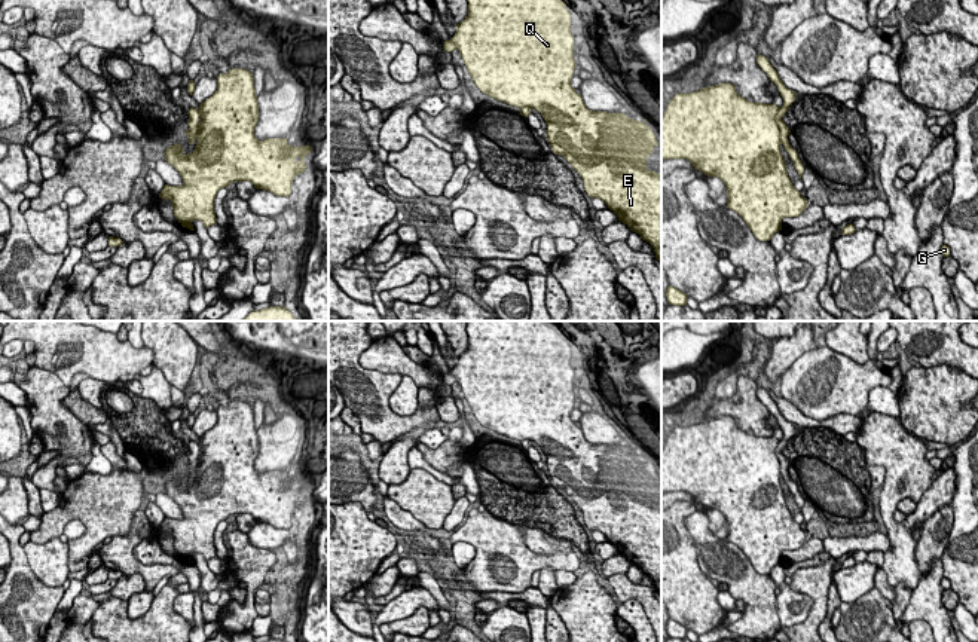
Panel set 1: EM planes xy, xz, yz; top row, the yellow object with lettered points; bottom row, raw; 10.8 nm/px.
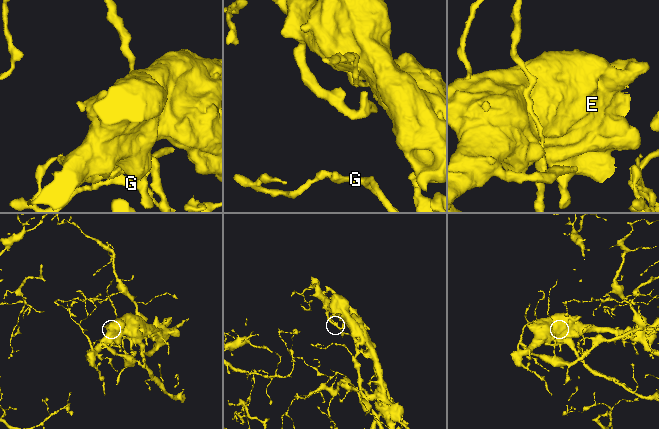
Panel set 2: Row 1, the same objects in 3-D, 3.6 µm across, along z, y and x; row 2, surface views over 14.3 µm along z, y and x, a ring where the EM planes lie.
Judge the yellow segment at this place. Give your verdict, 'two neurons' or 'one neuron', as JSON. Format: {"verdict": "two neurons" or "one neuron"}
{"verdict": "two neurons"}

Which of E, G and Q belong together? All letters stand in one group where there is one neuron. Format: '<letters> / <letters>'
E Q / G

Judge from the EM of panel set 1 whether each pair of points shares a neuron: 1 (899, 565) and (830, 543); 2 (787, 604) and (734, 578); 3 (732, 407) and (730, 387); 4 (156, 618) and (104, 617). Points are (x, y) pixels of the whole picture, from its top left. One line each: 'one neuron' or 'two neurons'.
1: two neurons
2: two neurons
3: two neurons
4: one neuron

